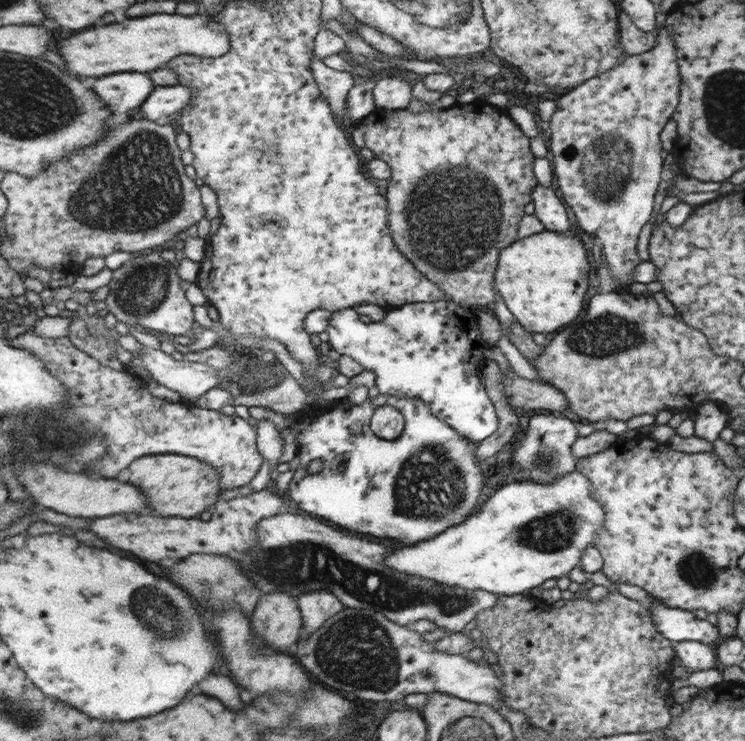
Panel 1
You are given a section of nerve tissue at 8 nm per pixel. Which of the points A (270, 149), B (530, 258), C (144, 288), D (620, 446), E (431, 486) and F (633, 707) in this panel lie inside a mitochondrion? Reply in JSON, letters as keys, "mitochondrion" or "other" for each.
{"A":"mitochondrion","B":"other","C":"mitochondrion","D":"other","E":"mitochondrion","F":"other"}

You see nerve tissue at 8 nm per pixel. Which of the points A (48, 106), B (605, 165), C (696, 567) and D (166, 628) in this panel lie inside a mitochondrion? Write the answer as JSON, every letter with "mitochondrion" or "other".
{"A":"mitochondrion","B":"mitochondrion","C":"mitochondrion","D":"mitochondrion"}

